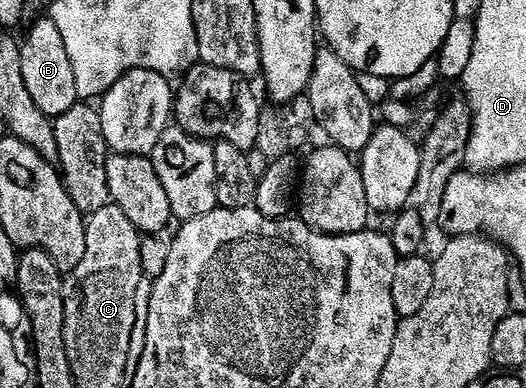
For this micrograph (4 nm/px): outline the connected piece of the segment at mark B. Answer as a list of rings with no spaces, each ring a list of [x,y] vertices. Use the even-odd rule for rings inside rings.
[[[37,19],[21,45],[21,62],[23,63],[23,83],[27,83],[27,91],[31,99],[35,99],[35,107],[43,111],[50,119],[62,117],[71,107],[79,104],[75,87],[75,70],[71,68],[71,59],[67,56],[67,47],[63,43],[63,35],[59,35],[59,27],[51,19]]]

